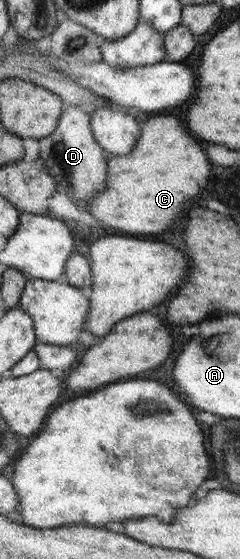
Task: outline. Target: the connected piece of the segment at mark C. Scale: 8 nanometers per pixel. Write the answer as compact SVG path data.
M153 116L143 122L131 156L110 155L107 164L107 190L100 191L89 200L86 210L101 222L103 228L113 228L115 232L125 234L157 234L177 224L187 210L185 204L199 196L209 184L207 178L211 178L211 162L203 146L173 116Z

